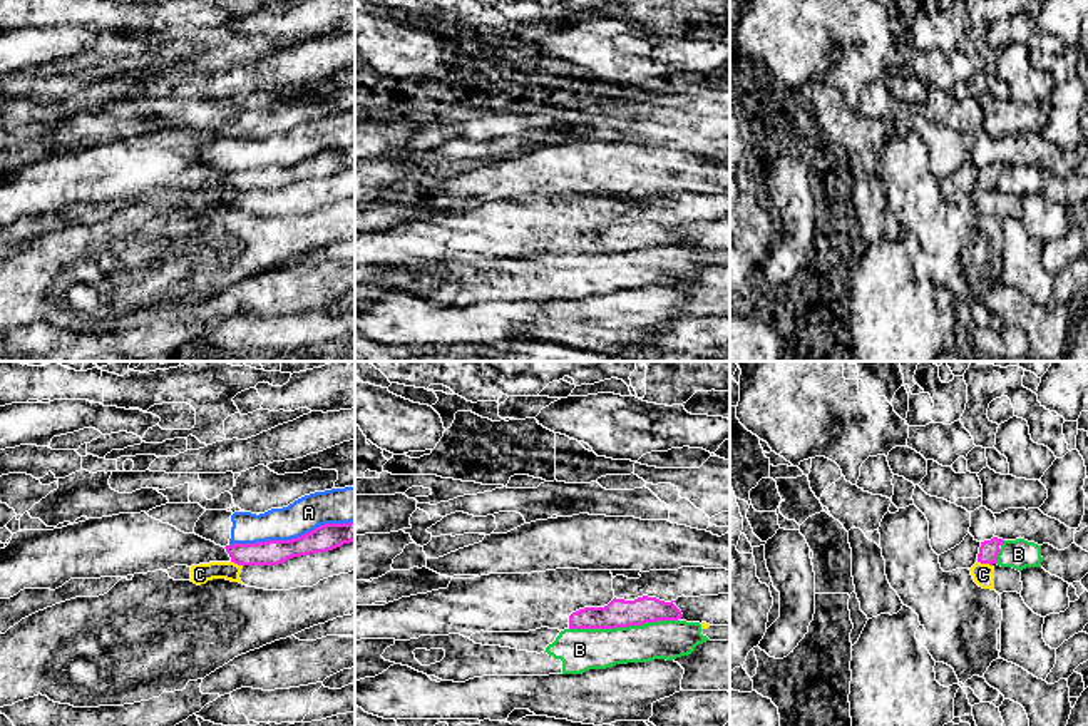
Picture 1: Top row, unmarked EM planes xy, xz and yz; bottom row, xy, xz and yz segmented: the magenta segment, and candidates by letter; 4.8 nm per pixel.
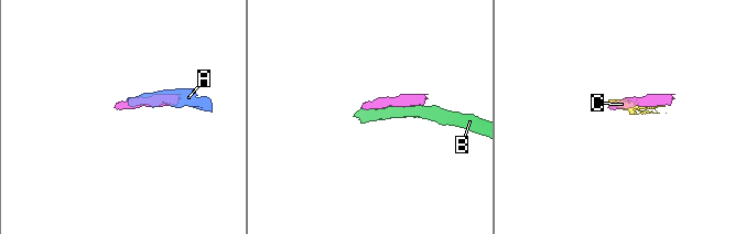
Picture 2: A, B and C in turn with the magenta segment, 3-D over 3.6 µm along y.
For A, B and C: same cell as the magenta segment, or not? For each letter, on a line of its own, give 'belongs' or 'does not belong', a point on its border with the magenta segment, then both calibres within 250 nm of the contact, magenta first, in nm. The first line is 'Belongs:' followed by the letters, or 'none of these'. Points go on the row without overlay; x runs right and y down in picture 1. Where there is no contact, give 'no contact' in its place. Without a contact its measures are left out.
Belongs: none of these
A: does not belong; contact xy (292, 164); calibres 130 and 160 nm
B: does not belong; contact xz (623, 251); calibres 140 and 200 nm
C: does not belong; contact yz (985, 188); calibres 100 and 110 nm

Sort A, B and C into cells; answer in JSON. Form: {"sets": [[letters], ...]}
{"sets": [["A"], ["B"], ["C"]]}

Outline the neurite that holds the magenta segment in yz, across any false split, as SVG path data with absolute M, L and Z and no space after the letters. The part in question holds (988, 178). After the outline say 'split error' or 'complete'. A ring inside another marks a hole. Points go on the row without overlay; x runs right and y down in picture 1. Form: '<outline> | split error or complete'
M971 159L954 174L939 181L939 189L944 197L956 194L971 194L976 187L996 189L1003 164L993 162L991 166L978 167Z | split error

